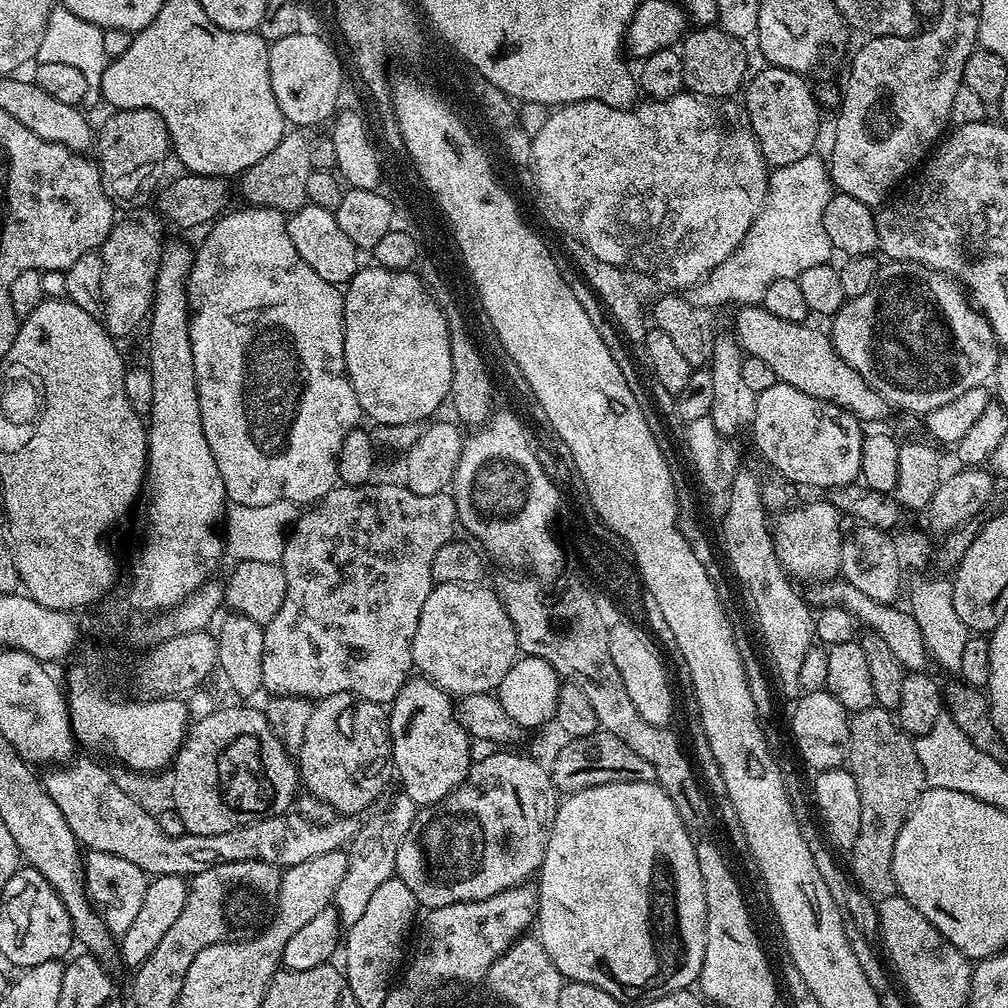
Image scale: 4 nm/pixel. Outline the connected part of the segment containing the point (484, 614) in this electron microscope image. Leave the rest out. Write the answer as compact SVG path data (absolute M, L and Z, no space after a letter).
M436 584L422 606L418 630L414 630L412 663L415 671L434 682L442 691L459 698L466 694L495 693L506 670L518 659L514 622L491 587L480 584Z

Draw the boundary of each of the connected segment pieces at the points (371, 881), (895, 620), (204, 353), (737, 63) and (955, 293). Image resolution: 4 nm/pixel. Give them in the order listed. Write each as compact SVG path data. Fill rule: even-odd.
M397 794L385 812L378 813L373 820L365 819L361 823L351 844L347 845L346 874L342 874L342 882L338 882L338 890L332 899L332 904L340 915L341 925L349 926L357 922L374 895L374 890L394 876L398 846L416 820L417 811L418 806L410 797Z
M833 578L829 581L823 581L815 588L810 595L811 601L817 607L841 607L850 613L854 620L859 623L866 624L865 627L877 632L882 638L886 646L889 647L894 653L894 658L897 658L905 666L905 669L909 671L919 671L923 669L928 662L927 648L924 644L922 630L918 622L912 614L902 607L898 608L896 604L882 604L880 602L874 602L872 598L867 598L866 594L862 594L860 590L850 586L844 582L843 579Z
M240 206L240 209L229 210L215 221L207 229L208 237L200 244L200 249L195 249L192 258L192 269L188 275L188 311L190 313L190 346L194 354L194 374L198 382L198 402L202 410L202 430L207 444L210 445L210 454L214 454L214 462L218 462L218 474L222 474L222 482L224 483L224 495L233 504L241 504L242 506L267 506L269 502L278 502L279 500L288 500L291 504L297 506L311 506L317 500L321 500L328 491L337 487L338 477L336 475L336 459L338 458L338 450L342 450L342 438L346 438L346 434L351 428L357 427L361 423L362 413L358 406L358 398L354 394L354 390L348 381L348 374L344 370L344 294L337 285L326 282L326 278L321 278L318 274L314 274L314 270L310 270L310 266L306 266L306 262L302 262L302 254L298 254L298 250L294 250L294 242L290 242L290 230L288 229L288 216L283 212L274 210L273 208L253 208L251 206Z
M718 26L693 27L685 35L679 49L684 75L683 87L693 96L702 96L713 102L735 97L745 87L749 75L748 52L744 47L745 41L726 34L726 30Z
M908 260L885 263L870 291L845 299L830 324L832 344L843 360L866 378L885 405L892 407L893 404L904 412L927 414L958 398L965 390L985 387L1002 355L992 323L973 305L965 289L947 272L927 268L924 264L911 264Z

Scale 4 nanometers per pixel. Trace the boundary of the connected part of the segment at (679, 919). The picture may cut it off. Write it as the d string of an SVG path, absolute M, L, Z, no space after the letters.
M622 782L621 784L594 786L581 792L571 793L567 798L561 800L564 801L561 802L560 809L558 809L558 804L550 820L548 844L544 847L544 861L540 864L540 871L538 873L540 884L538 883L538 899L536 901L536 918L534 921L535 935L542 942L542 946L550 958L550 962L554 962L554 966L562 973L565 981L577 980L578 982L586 982L590 986L598 986L598 990L606 990L606 994L610 994L615 1000L621 1002L627 1002L627 1000L639 1002L645 999L645 997L664 996L668 992L682 992L691 989L699 981L700 971L702 970L702 958L706 954L706 890L702 886L702 873L698 870L697 841L695 839L692 840L693 833L682 822L678 810L674 810L674 802L670 802L668 795L655 782L651 784L647 784L646 782Z

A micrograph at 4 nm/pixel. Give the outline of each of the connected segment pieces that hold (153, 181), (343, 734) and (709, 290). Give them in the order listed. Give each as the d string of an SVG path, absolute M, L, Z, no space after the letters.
M149 108L116 110L111 115L98 128L94 140L94 156L100 166L102 186L117 209L140 208L152 195L153 199L161 187L160 175L168 156L170 160L168 127L164 119Z
M349 692L315 701L298 753L300 782L311 795L326 802L337 814L360 814L387 786L388 772L390 776L393 771L391 758L386 712L381 705Z
M818 156L798 158L798 162L790 162L790 166L782 166L769 175L764 204L736 253L726 258L701 284L687 289L688 301L697 310L716 308L719 304L759 305L768 287L778 282L778 278L798 278L802 270L833 259L834 249L826 234L824 211L826 202L830 202L834 194L834 185L828 164Z

